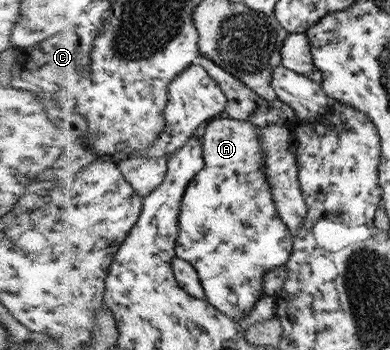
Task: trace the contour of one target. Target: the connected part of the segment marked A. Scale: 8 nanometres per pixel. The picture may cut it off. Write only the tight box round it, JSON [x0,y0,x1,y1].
[178,118,295,321]

